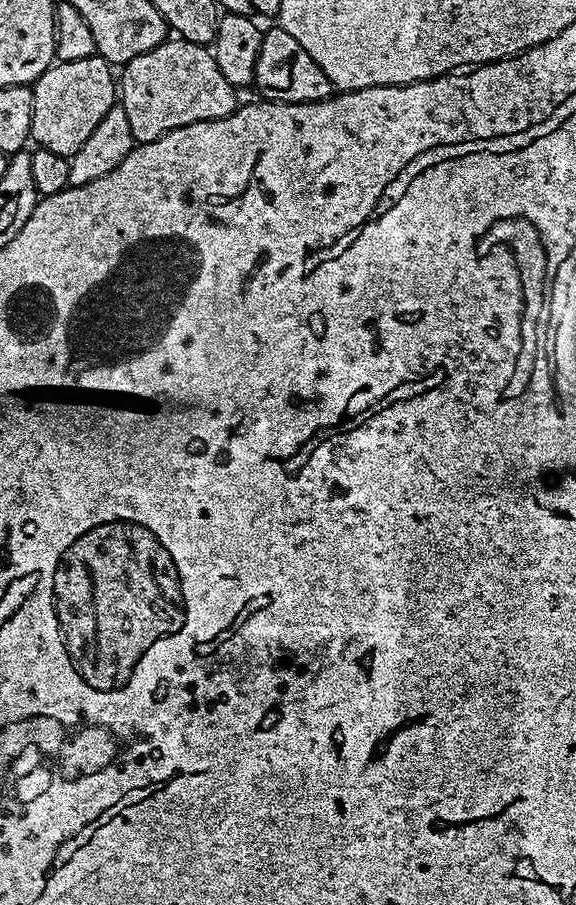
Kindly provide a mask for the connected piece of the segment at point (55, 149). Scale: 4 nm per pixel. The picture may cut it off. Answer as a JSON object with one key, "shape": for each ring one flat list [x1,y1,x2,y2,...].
{"shape":[[97,55,78,58,78,62,61,60,52,63,31,89,34,94,32,140,53,154,69,158,82,150,82,142,90,138,98,122,106,118,106,110,110,110,118,100,118,80,113,65]]}

